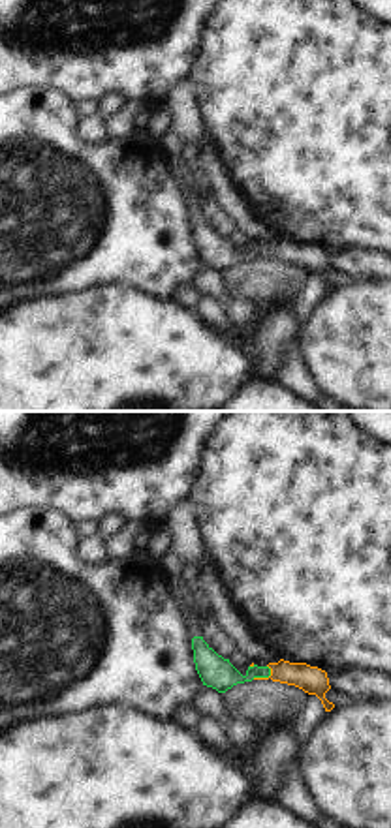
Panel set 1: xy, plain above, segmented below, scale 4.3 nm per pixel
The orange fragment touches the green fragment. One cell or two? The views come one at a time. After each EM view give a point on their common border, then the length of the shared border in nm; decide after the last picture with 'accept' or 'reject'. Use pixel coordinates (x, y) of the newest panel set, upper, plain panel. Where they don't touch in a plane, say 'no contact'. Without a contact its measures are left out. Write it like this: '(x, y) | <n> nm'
(264, 258) | 100 nm

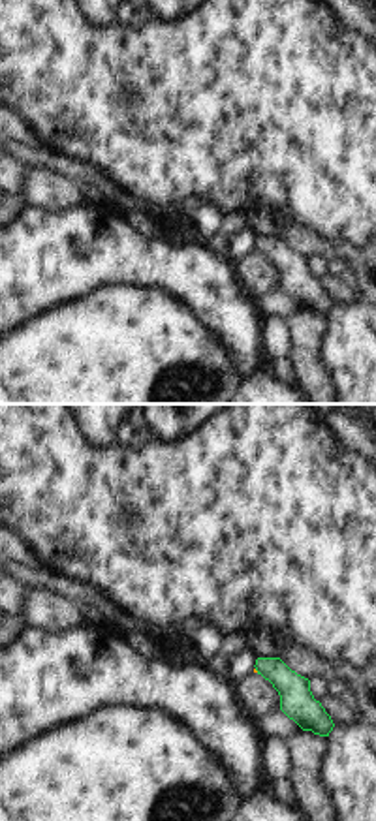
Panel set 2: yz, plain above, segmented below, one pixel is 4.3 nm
no contact

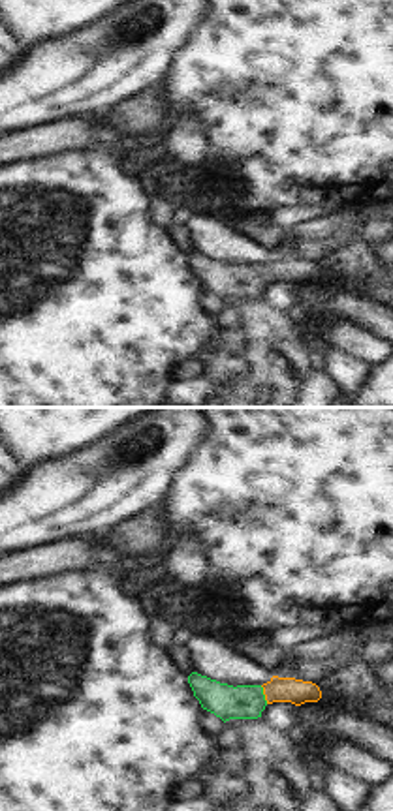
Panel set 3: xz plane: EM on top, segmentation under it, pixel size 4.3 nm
(264, 273) | 90 nm

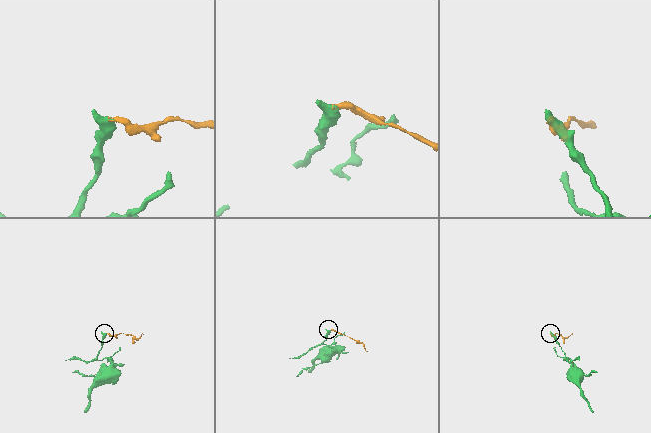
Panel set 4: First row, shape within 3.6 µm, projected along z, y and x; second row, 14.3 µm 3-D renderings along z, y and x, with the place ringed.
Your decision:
accept

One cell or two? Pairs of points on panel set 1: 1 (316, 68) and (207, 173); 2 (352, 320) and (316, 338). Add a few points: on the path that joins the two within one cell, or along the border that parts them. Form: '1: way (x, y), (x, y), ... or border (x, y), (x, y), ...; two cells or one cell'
1: border (203, 136), (245, 199); two cells
2: way (343, 329), (333, 338), (326, 338); one cell

